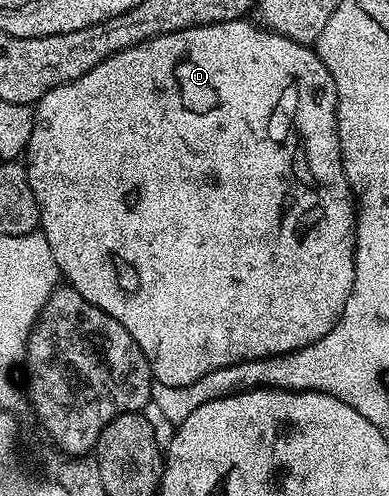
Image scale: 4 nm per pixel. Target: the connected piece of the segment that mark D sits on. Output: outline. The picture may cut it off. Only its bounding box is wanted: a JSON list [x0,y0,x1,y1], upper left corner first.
[23,20,357,386]

